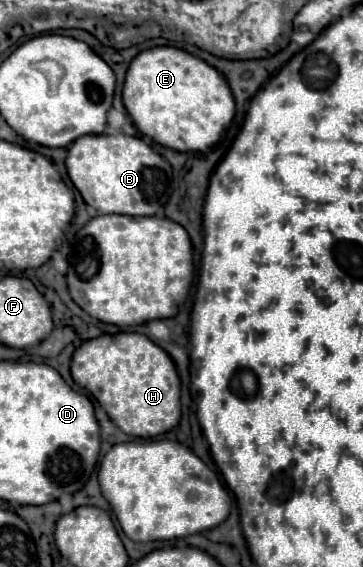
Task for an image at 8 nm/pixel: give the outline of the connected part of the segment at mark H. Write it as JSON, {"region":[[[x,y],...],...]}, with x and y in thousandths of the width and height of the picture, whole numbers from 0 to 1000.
{"region":[[[325,586],[314,593],[281,589],[270,596],[237,600],[198,624],[193,660],[215,681],[237,684],[270,705],[270,713],[292,723],[292,730],[309,737],[309,744],[358,769],[424,772],[424,769],[441,769],[441,765],[457,765],[463,758],[474,758],[496,741],[496,730],[501,730],[496,727],[496,667],[490,667],[485,642],[435,607],[424,607],[397,589]]]}

